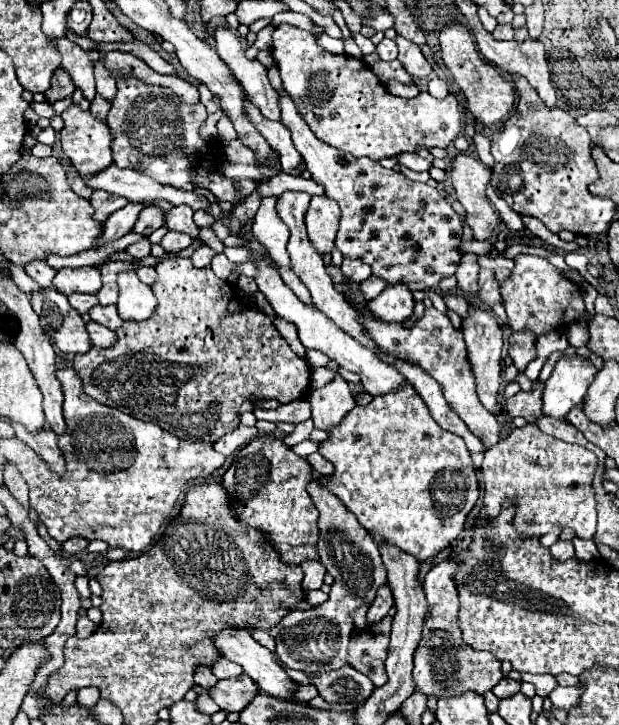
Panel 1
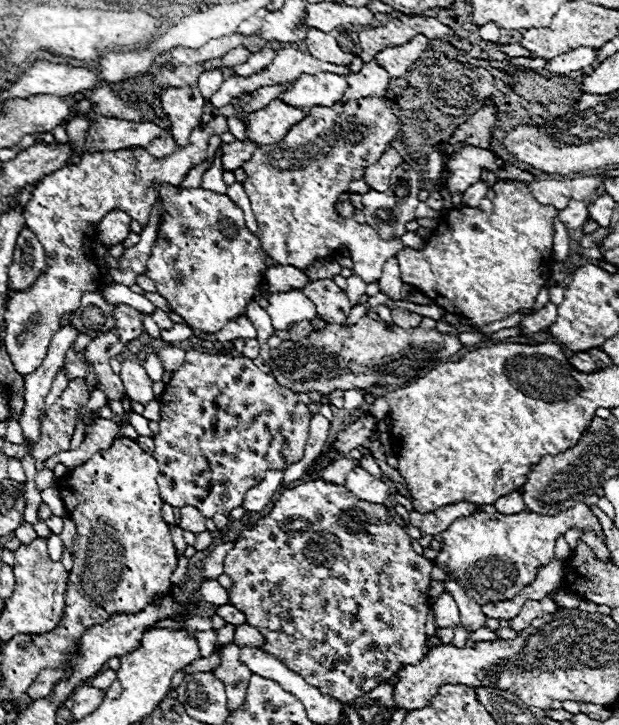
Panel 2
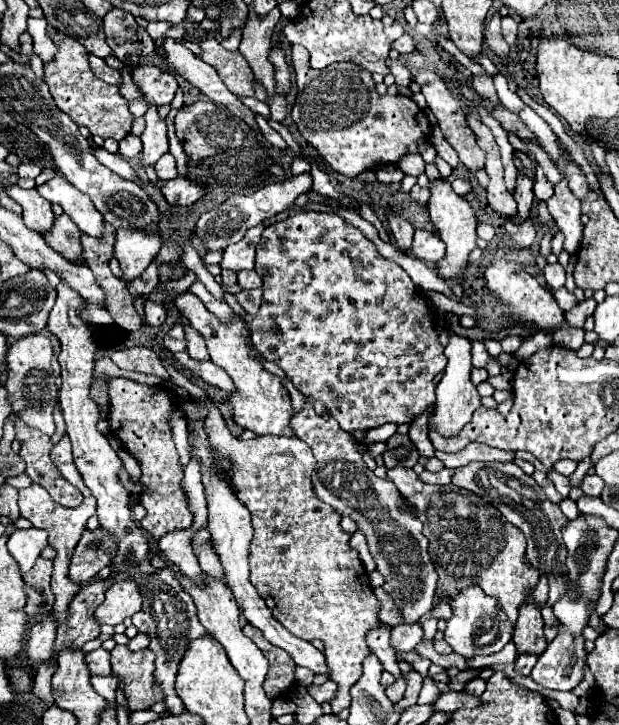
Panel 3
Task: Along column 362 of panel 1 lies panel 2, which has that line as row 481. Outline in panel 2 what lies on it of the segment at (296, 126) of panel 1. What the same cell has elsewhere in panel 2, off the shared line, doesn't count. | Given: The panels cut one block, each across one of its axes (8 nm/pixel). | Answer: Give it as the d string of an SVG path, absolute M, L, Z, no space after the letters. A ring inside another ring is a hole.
M188 350L186 352L186 362L182 368L178 368L172 378L166 382L166 390L160 396L160 432L154 436L154 444L156 444L156 452L154 458L160 464L160 476L158 476L158 486L160 486L160 496L164 502L168 502L174 508L184 508L184 506L194 506L200 510L200 514L204 518L212 518L214 514L230 514L236 506L240 506L244 502L246 492L260 484L264 474L268 470L284 470L294 462L300 462L304 458L304 448L306 448L306 440L308 440L308 432L310 432L310 420L312 420L312 412L308 410L306 404L298 402L294 398L294 392L290 392L288 388L282 388L274 376L264 374L262 370L258 370L254 366L254 362L246 356L224 356L224 354L206 354L206 352L198 352L198 350Z

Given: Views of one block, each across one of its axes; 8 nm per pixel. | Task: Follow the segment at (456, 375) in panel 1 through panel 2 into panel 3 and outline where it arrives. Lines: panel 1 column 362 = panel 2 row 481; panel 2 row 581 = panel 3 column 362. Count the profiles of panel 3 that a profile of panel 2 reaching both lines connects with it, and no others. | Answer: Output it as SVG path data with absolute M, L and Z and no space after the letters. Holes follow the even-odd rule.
M308 210L308 212L302 212L298 216L290 216L282 222L276 222L276 224L264 228L262 240L258 242L258 248L256 248L256 266L254 266L254 270L264 280L264 284L262 284L264 294L262 294L262 306L258 310L258 316L254 316L252 322L250 322L250 340L252 340L254 348L266 360L278 364L278 368L284 370L284 374L292 380L292 384L304 396L310 398L310 402L312 402L312 406L318 414L334 416L342 430L354 432L354 430L378 428L386 422L394 422L394 424L408 422L410 424L434 404L434 400L436 400L436 396L434 396L434 376L444 370L446 356L444 356L444 352L442 352L444 348L438 340L438 330L436 330L434 322L428 318L428 302L426 302L426 298L418 296L418 292L422 292L422 290L414 286L412 278L398 264L380 256L376 246L358 228L346 224L340 216L324 212L324 210L322 212Z

